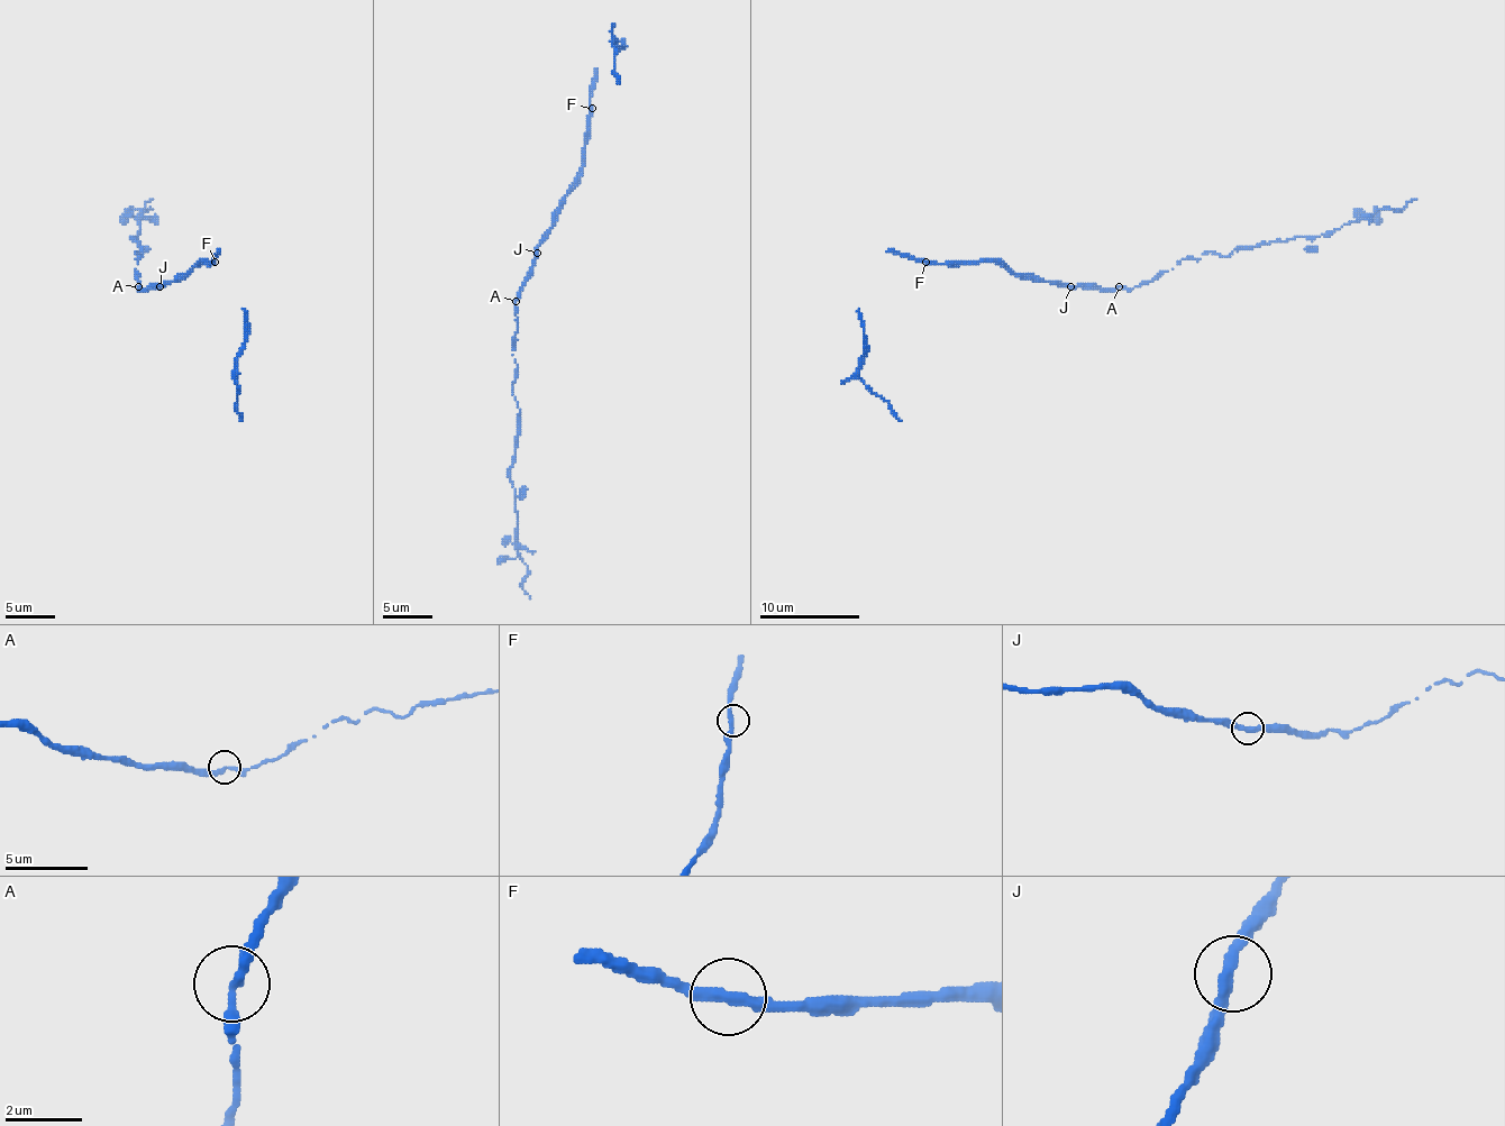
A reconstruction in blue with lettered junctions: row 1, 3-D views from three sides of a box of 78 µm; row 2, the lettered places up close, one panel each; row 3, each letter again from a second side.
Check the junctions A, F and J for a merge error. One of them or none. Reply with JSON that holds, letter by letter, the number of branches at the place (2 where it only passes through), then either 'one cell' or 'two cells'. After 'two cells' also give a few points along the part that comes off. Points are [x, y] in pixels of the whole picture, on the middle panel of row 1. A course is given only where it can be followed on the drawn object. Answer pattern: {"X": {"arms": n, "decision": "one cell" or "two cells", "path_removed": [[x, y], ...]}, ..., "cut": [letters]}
{"A": {"arms": 2, "decision": "two cells", "path_removed": [[514, 300], [512, 394], [520, 435], [510, 482], [518, 556], [527, 566], [522, 584], [530, 598]]}, "F": {"arms": 2, "decision": "one cell"}, "J": {"arms": 2, "decision": "one cell"}, "cut": ["A"]}

